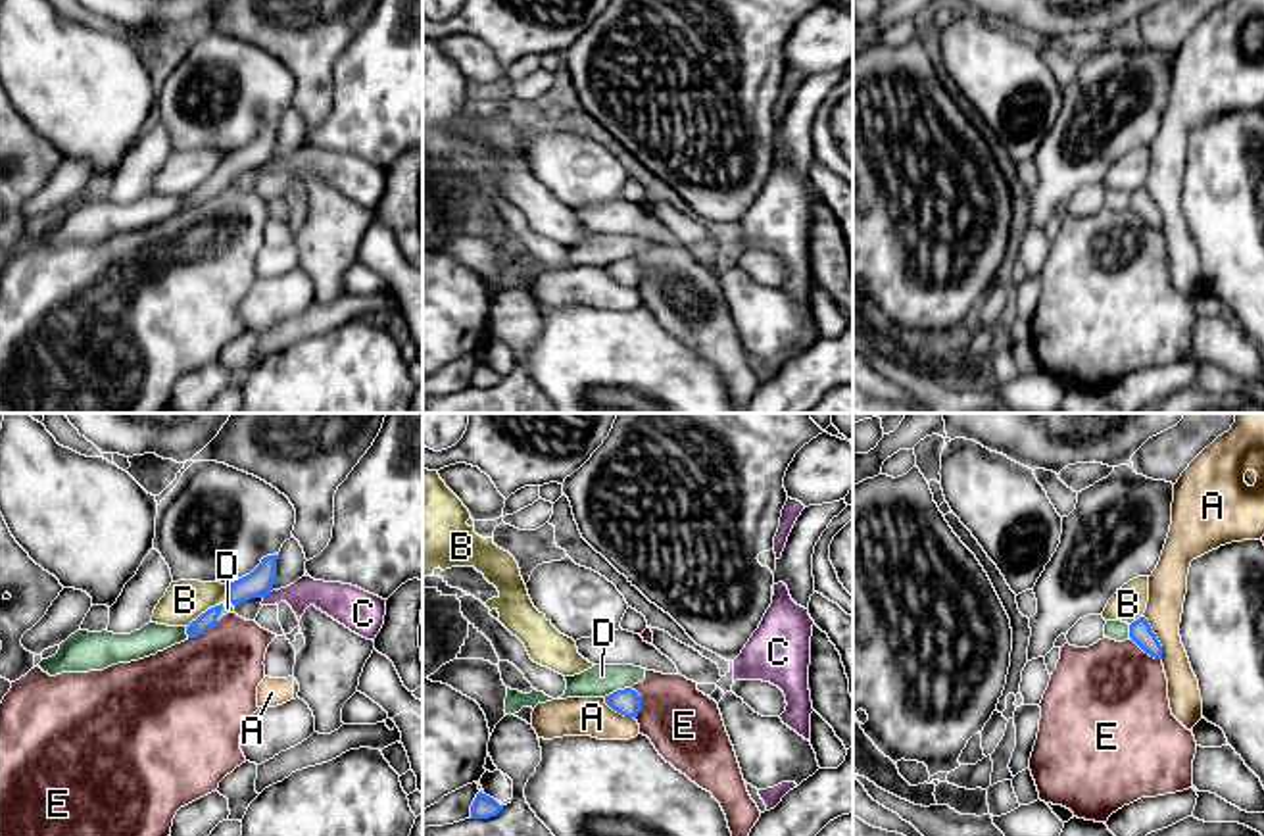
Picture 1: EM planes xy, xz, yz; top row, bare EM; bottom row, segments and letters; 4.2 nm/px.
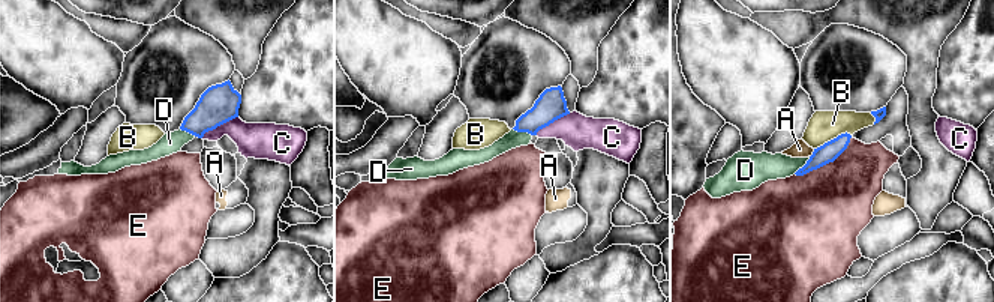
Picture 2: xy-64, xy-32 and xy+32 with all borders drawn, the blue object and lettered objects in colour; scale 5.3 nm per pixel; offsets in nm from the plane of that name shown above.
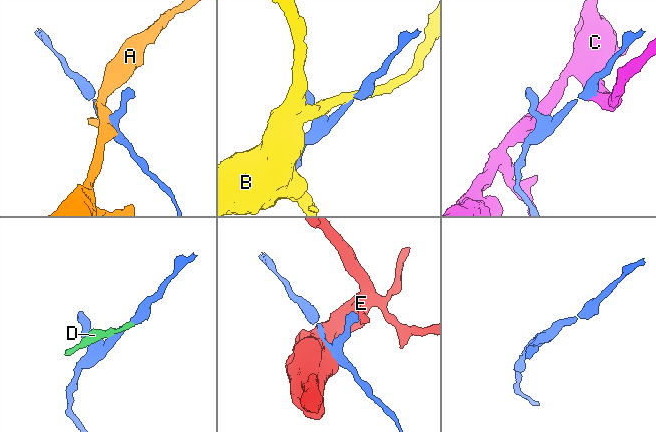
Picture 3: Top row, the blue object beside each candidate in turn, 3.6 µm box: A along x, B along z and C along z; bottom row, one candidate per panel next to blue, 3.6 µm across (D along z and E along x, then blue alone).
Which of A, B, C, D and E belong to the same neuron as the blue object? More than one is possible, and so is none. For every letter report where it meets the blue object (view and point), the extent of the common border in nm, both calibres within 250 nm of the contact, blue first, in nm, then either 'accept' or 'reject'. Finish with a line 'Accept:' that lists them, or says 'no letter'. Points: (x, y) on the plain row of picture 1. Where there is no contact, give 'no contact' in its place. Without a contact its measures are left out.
A: meets blue in yz at (1155, 206); contact 200 nm long; 100 nm thick on the blue side, 160 nm on the other; reject
B: meets blue in xy at (206, 181); contact 190 nm long; 70 nm thick on the blue side, 170 nm on the other; reject
C: meets blue in xy at (267, 162); contact 50 nm long; 110 nm thick on the blue side, 130 nm on the other; reject
D: meets blue in xz at (617, 260); contact 130 nm long; 120 nm thick on the blue side, 140 nm on the other; reject
E: meets blue in xz at (640, 271); contact 130 nm long; 120 nm thick on the blue side, 320 nm on the other; reject
Accept: no letter

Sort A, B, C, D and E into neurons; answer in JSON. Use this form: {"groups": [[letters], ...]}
{"groups": [["A"], ["B"], ["C", "D"], ["E"]]}

